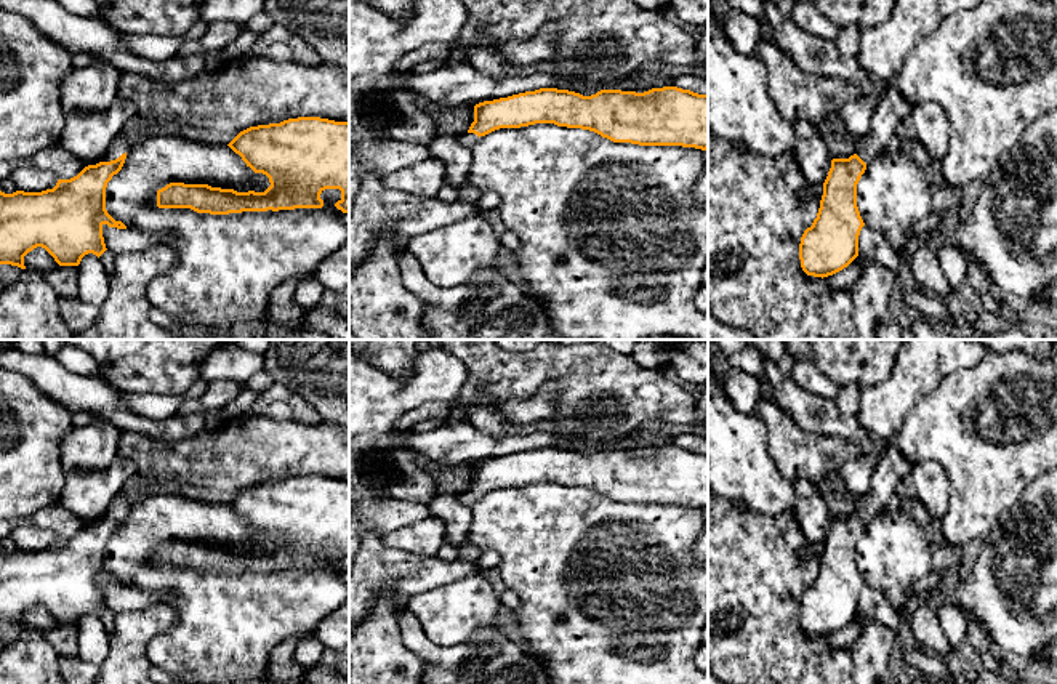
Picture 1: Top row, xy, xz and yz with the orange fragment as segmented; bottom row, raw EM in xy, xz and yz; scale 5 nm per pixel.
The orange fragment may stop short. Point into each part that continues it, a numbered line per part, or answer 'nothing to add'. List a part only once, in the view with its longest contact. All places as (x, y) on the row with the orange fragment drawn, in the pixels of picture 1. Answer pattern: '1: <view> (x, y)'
1: xy (120, 144)

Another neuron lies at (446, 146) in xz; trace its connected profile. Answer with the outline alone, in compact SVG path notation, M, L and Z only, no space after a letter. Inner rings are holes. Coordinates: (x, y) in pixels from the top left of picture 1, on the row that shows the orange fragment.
M439 127L428 146L429 157L445 165L445 183L461 187L472 162L471 149L461 143L461 135L448 127Z

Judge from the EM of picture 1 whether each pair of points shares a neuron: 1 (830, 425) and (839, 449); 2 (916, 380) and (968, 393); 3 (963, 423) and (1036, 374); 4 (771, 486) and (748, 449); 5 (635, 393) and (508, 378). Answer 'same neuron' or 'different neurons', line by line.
1: different neurons
2: different neurons
3: same neuron
4: same neuron
5: same neuron

